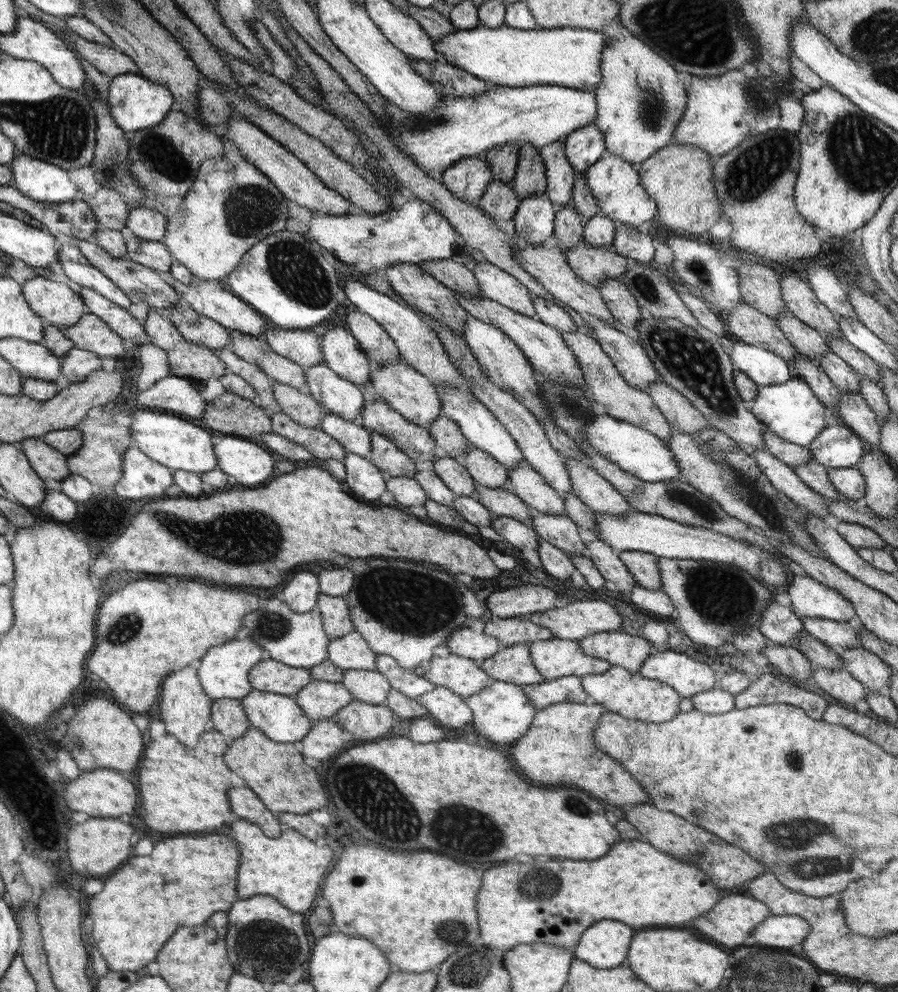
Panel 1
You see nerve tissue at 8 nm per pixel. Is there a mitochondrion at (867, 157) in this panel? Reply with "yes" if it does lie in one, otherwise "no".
yes

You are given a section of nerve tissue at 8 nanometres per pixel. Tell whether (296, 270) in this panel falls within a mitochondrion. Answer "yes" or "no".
yes

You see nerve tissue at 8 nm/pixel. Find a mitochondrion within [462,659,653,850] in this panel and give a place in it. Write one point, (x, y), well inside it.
(578, 805)

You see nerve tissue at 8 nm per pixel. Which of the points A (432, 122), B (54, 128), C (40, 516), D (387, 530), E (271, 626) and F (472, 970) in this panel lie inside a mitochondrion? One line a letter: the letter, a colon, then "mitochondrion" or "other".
A: mitochondrion
B: mitochondrion
C: other
D: other
E: mitochondrion
F: mitochondrion

